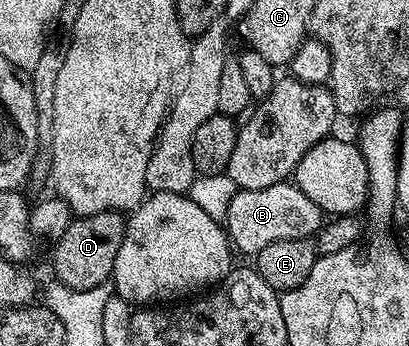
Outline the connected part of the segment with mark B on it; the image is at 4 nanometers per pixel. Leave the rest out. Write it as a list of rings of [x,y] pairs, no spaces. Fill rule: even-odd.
[[[285,180],[270,188],[257,190],[237,190],[226,208],[222,225],[228,235],[228,241],[237,251],[255,256],[274,241],[311,239],[324,225],[326,215],[291,181]]]

